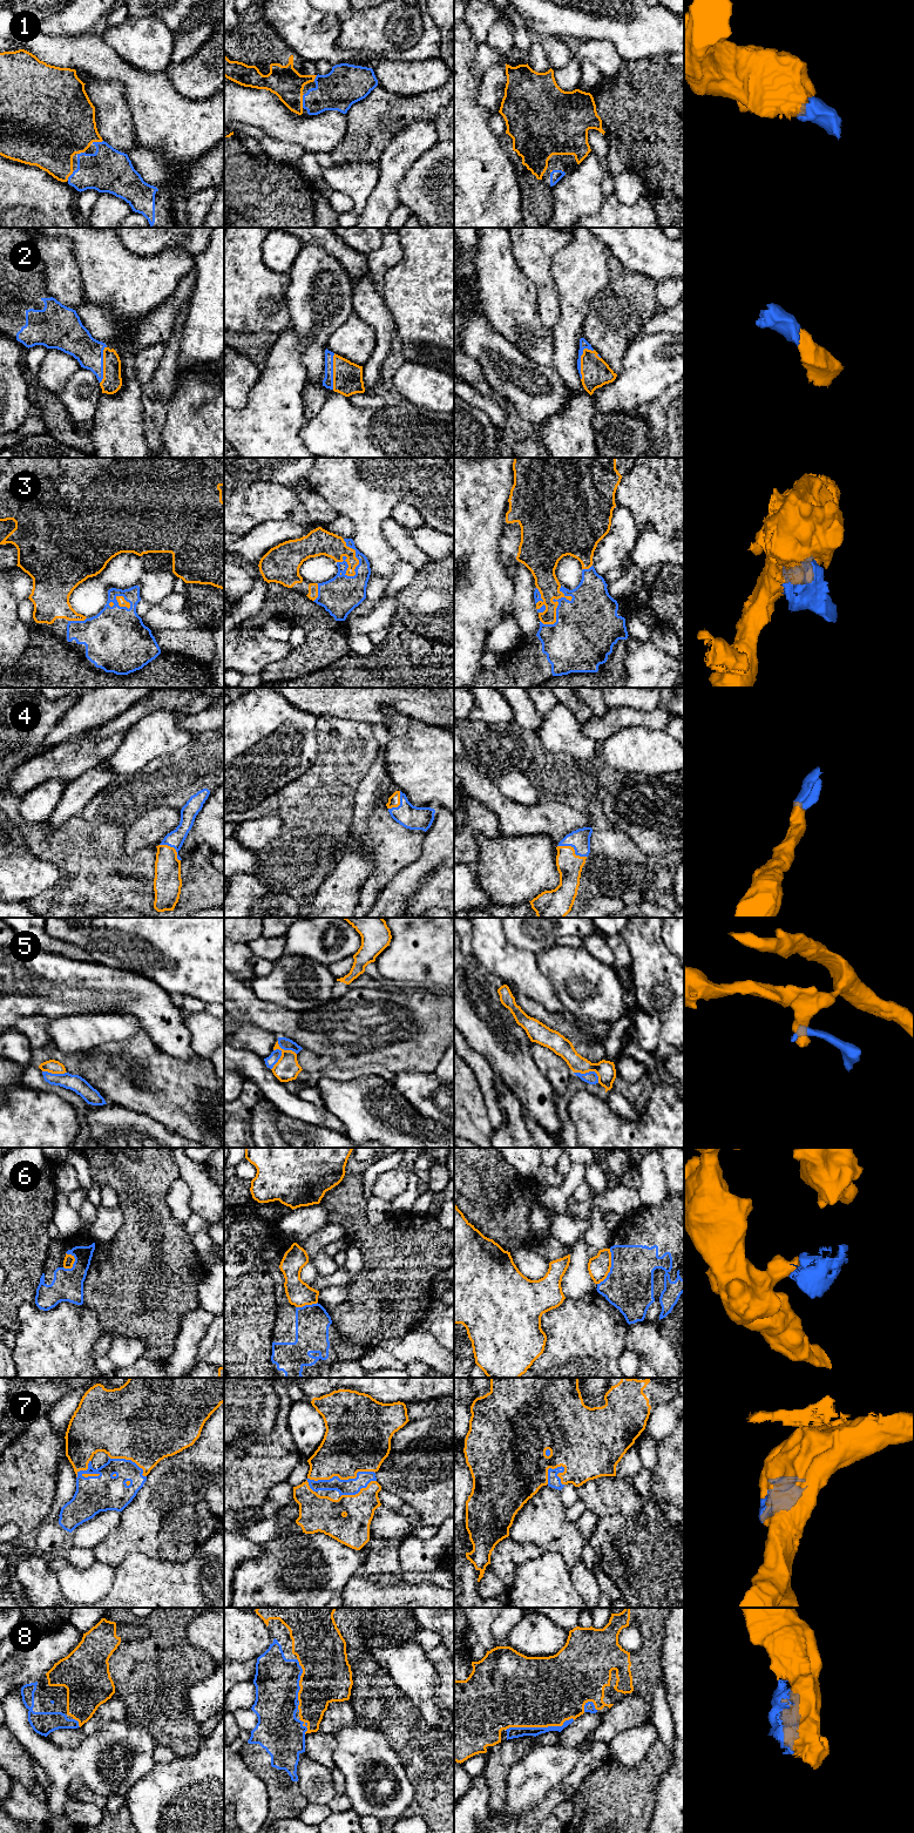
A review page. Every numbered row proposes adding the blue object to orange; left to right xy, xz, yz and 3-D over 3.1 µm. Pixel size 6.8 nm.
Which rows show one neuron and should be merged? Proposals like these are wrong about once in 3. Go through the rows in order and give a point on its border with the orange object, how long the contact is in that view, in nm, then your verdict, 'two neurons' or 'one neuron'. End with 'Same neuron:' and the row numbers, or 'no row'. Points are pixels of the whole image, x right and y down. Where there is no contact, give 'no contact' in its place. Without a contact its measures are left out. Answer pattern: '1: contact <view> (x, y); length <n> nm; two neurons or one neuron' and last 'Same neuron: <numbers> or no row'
1: contact xz (302, 101); length 100 nm; one neuron
2: contact yz (581, 363); length 220 nm; one neuron
3: contact xz (354, 556); length 280 nm; one neuron
4: contact yz (573, 849); length 220 nm; one neuron
5: contact xz (282, 1053); length 200 nm; two neurons
6: contact yz (610, 1266); length 260 nm; two neurons
7: contact xz (342, 1479); length 480 nm; one neuron
8: contact yz (540, 1726); length 480 nm; one neuron
Same neuron: 1, 2, 3, 4, 7, 8

